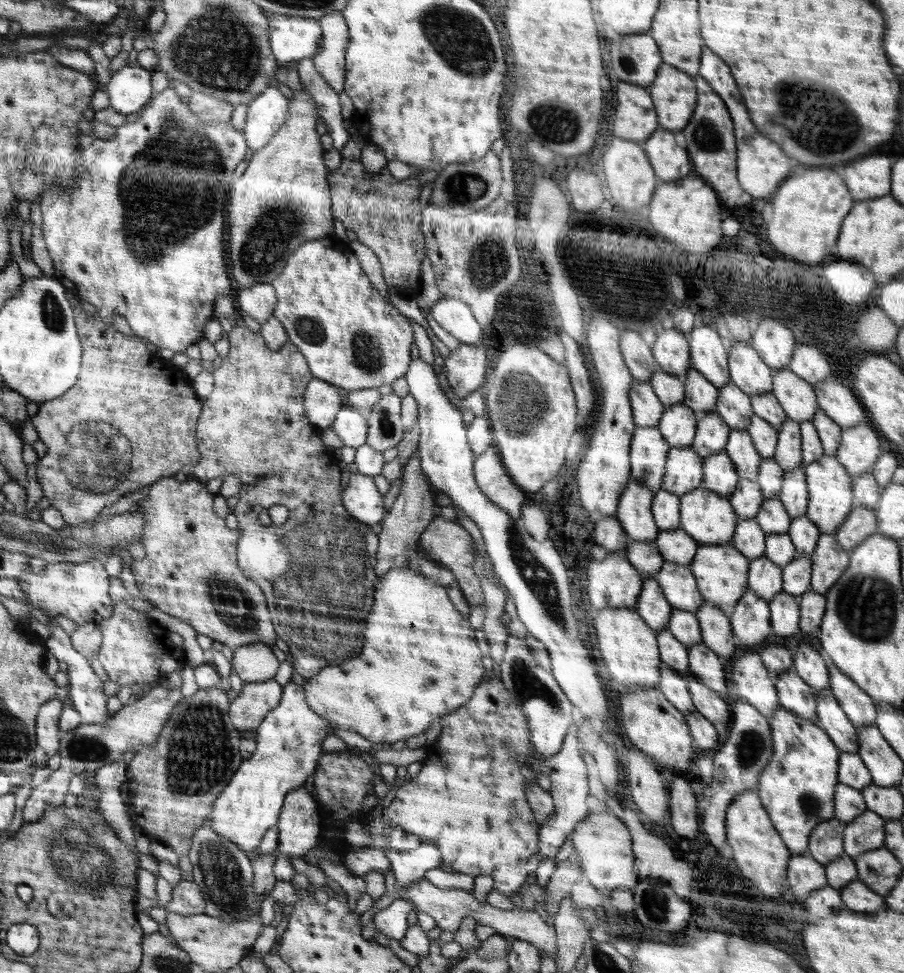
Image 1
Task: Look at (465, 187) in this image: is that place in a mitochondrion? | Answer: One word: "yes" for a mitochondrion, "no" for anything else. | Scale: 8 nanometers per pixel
yes

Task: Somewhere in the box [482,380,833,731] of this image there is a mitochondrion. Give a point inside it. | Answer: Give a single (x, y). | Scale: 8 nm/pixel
(533, 571)

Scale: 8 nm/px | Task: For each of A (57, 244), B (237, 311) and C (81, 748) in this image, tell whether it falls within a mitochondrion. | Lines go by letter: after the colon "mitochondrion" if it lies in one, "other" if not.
A: other
B: other
C: mitochondrion

